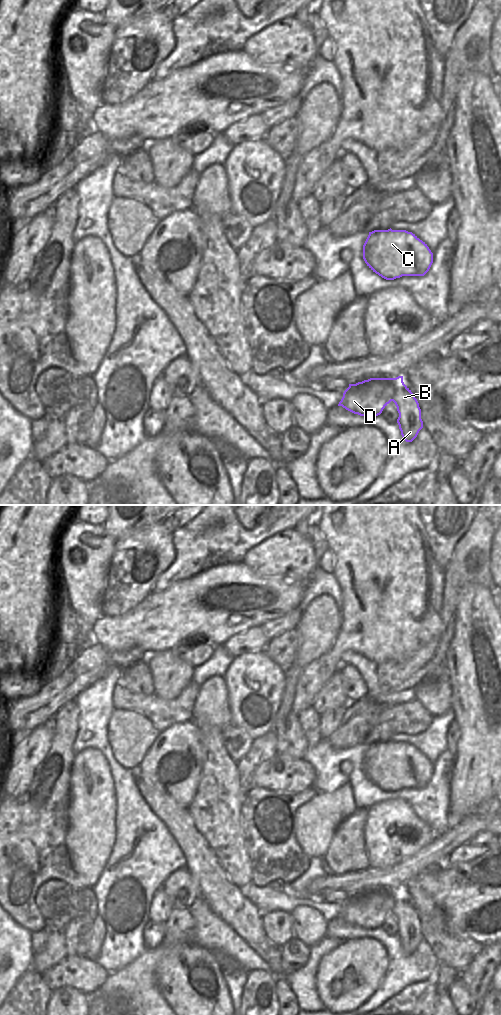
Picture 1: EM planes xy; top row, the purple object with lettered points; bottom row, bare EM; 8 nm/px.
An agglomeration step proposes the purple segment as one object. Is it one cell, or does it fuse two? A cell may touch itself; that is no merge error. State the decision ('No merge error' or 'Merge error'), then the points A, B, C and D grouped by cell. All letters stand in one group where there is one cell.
No merge error. Groups: A B C D.

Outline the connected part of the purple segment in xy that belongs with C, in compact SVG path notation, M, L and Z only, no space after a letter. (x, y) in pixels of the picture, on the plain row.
M374 742L363 757L367 778L386 792L402 788L424 788L433 775L425 754L406 742Z

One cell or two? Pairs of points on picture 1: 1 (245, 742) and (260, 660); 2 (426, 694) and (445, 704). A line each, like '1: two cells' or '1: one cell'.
1: two cells
2: one cell

